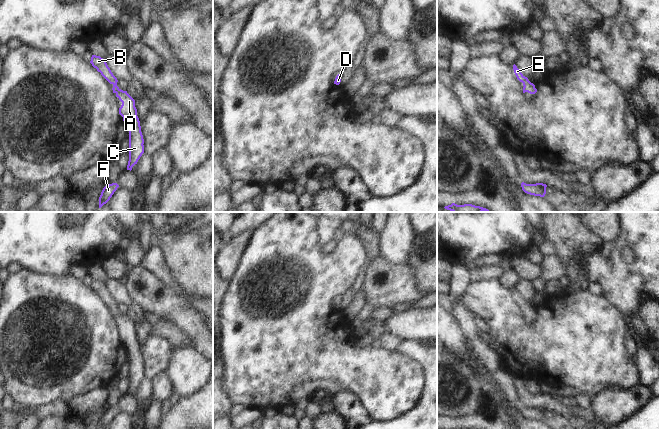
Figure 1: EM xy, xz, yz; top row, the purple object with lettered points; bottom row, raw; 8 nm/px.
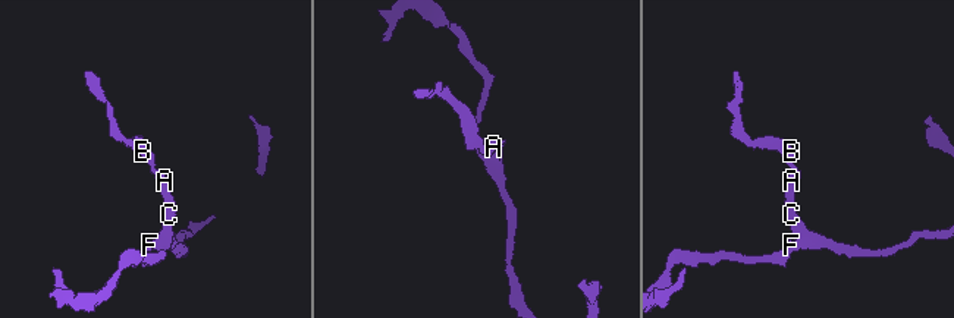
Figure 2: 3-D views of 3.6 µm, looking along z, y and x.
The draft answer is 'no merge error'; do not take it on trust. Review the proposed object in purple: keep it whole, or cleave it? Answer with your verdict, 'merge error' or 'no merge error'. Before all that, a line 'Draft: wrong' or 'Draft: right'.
Draft: right
no merge error

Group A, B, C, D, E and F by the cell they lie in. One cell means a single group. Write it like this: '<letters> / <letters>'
A B C D E F

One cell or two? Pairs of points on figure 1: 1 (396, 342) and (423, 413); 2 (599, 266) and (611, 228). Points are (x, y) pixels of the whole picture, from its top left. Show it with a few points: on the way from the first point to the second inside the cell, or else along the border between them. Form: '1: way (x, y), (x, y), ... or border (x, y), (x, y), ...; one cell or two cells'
1: way (416, 353), (426, 363), (426, 393); one cell
2: border (620, 222), (620, 233), (615, 239); two cells

